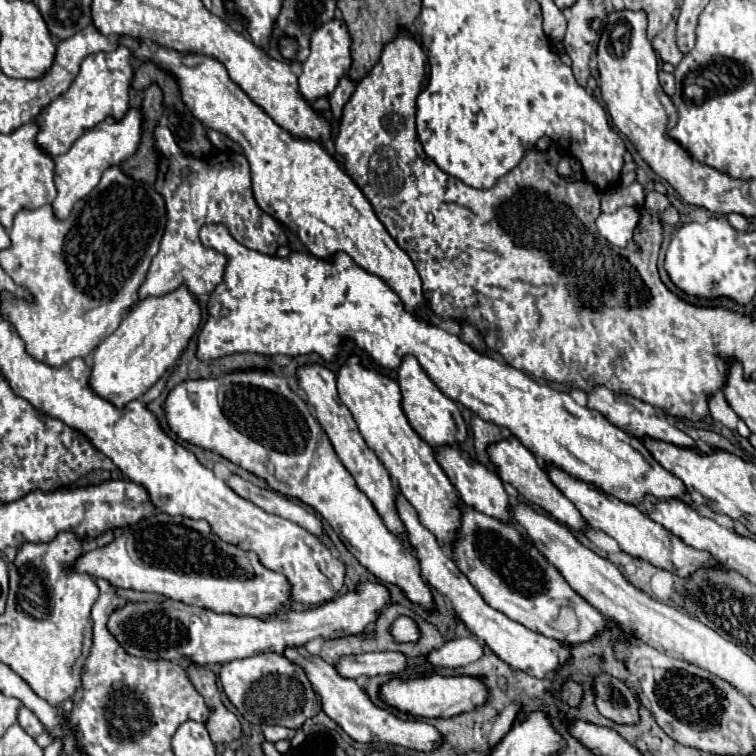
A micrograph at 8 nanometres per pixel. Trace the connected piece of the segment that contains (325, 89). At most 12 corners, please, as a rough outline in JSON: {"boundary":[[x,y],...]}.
{"boundary":[[342,19],[312,33],[298,77],[308,101],[330,95],[352,65]]}

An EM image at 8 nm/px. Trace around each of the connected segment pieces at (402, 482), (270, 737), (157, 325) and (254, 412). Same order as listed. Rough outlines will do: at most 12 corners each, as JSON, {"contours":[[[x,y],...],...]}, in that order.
{"contours":[[[358,353],[340,401],[420,521],[448,547],[460,527],[450,479],[410,427],[398,383]],[[280,725],[264,727],[266,741],[276,743],[280,739],[290,739],[294,729]],[[184,285],[134,305],[96,347],[90,387],[142,397],[198,331]],[[284,377],[184,381],[170,429],[322,515],[380,581],[432,591]]]}

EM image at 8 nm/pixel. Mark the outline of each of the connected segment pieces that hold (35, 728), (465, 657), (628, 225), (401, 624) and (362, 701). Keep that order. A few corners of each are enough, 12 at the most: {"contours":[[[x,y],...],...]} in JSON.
{"contours":[[[20,707],[18,723],[32,737],[44,731],[28,707]],[[452,639],[430,653],[436,667],[464,667],[480,659],[484,643]],[[636,207],[600,215],[596,227],[616,247],[626,247],[640,219]],[[410,617],[390,625],[394,643],[416,643],[420,627]],[[306,647],[304,669],[322,711],[354,741],[430,751],[440,733],[376,707],[354,679]]]}

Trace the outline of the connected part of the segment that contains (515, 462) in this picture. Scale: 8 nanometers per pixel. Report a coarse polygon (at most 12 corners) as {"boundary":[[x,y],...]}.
{"boundary":[[516,437],[488,449],[496,473],[558,523],[582,529],[578,509]]}

